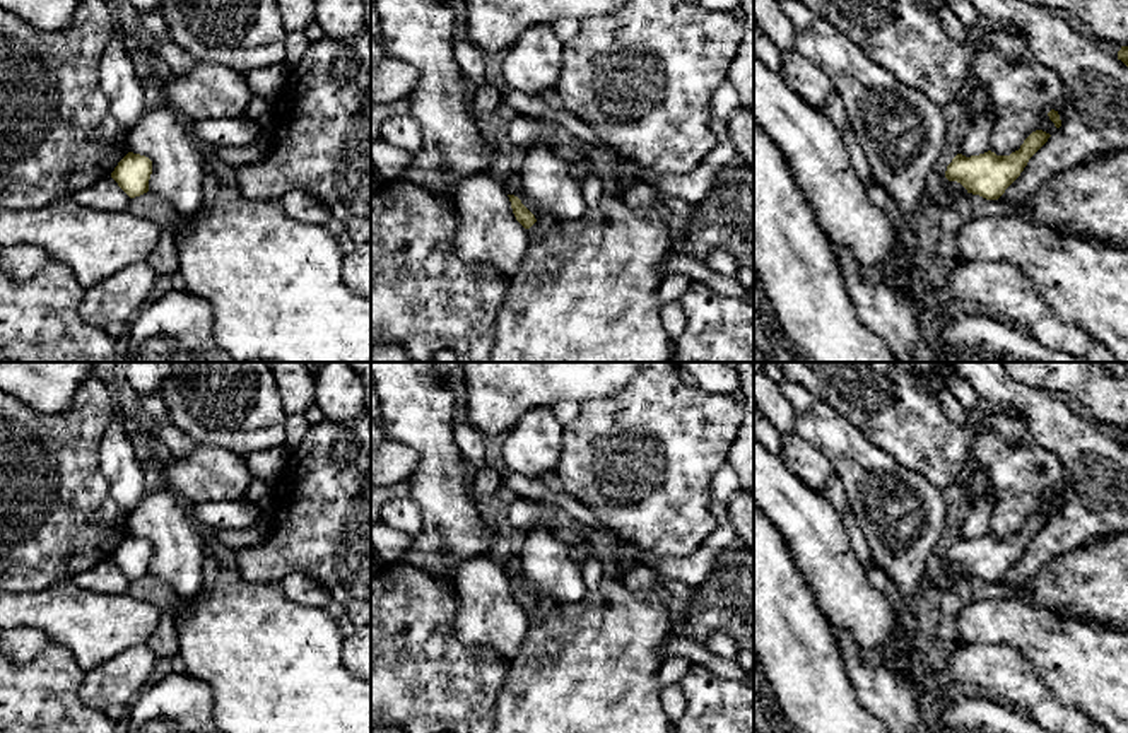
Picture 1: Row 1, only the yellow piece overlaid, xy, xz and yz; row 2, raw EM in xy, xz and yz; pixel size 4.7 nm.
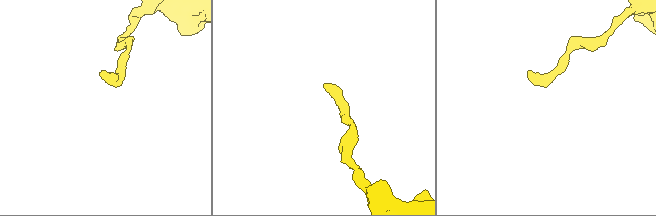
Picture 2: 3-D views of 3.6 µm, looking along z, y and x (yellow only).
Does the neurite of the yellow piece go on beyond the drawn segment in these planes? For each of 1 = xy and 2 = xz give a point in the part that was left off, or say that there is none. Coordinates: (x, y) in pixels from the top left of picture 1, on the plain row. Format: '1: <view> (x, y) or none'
1: none
2: none

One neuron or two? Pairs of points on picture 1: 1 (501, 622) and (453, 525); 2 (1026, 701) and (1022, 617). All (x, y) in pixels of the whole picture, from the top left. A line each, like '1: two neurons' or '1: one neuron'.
1: two neurons
2: two neurons

